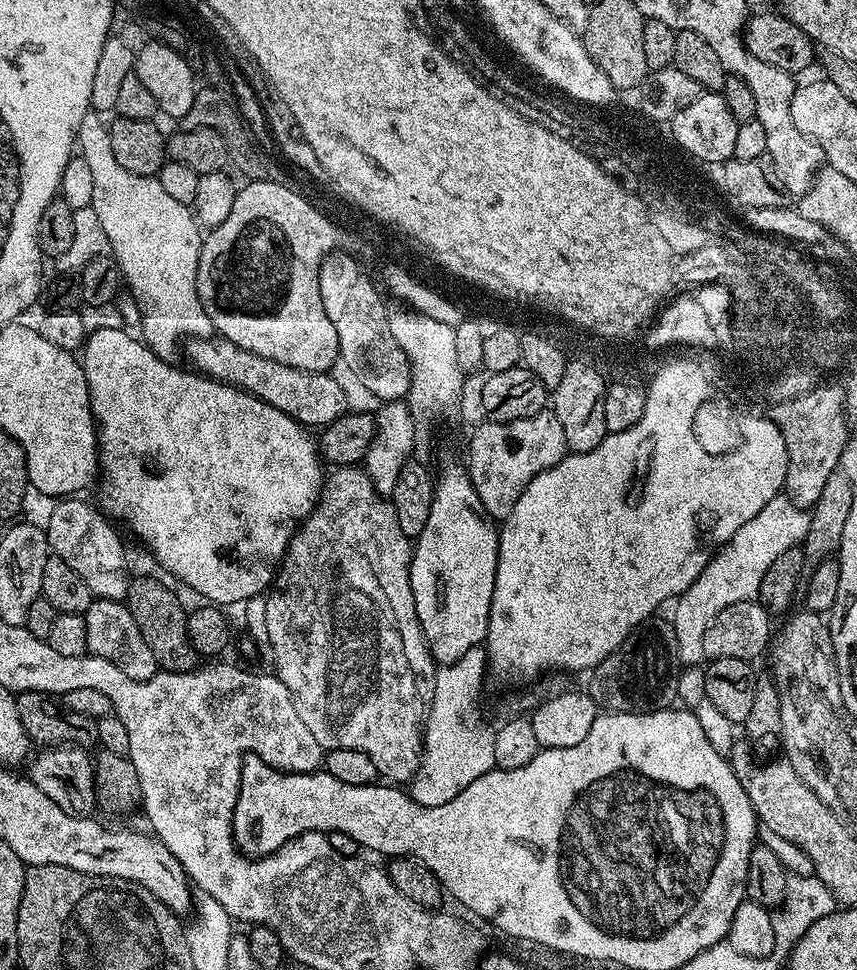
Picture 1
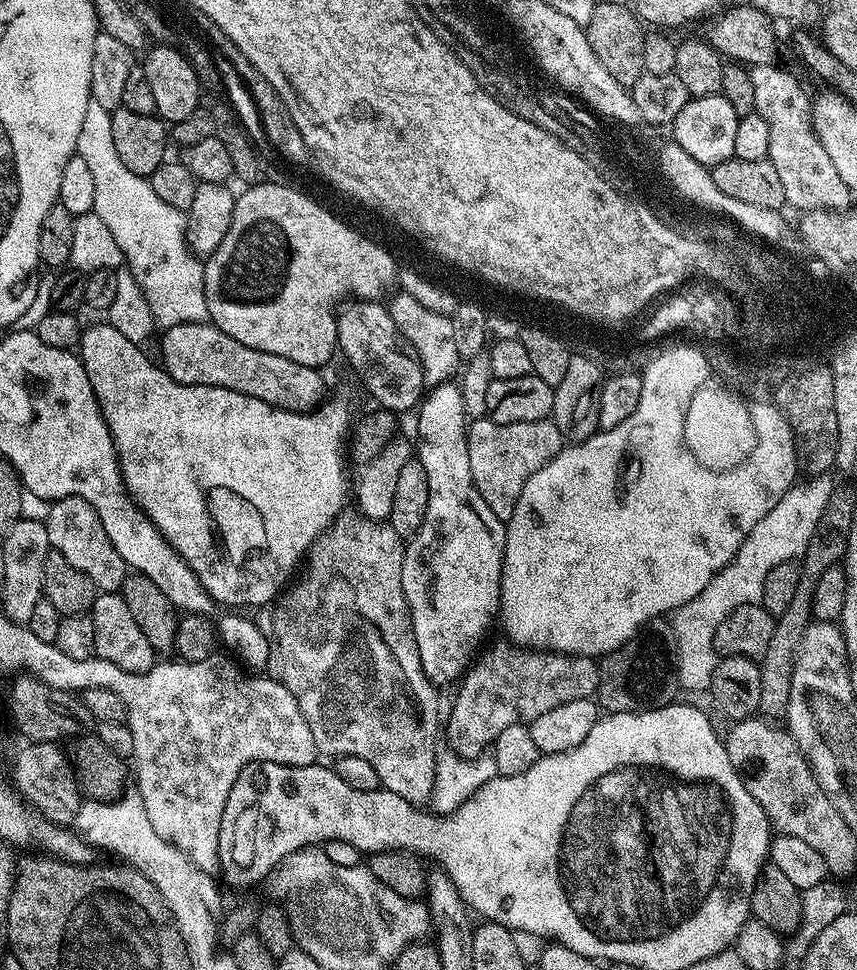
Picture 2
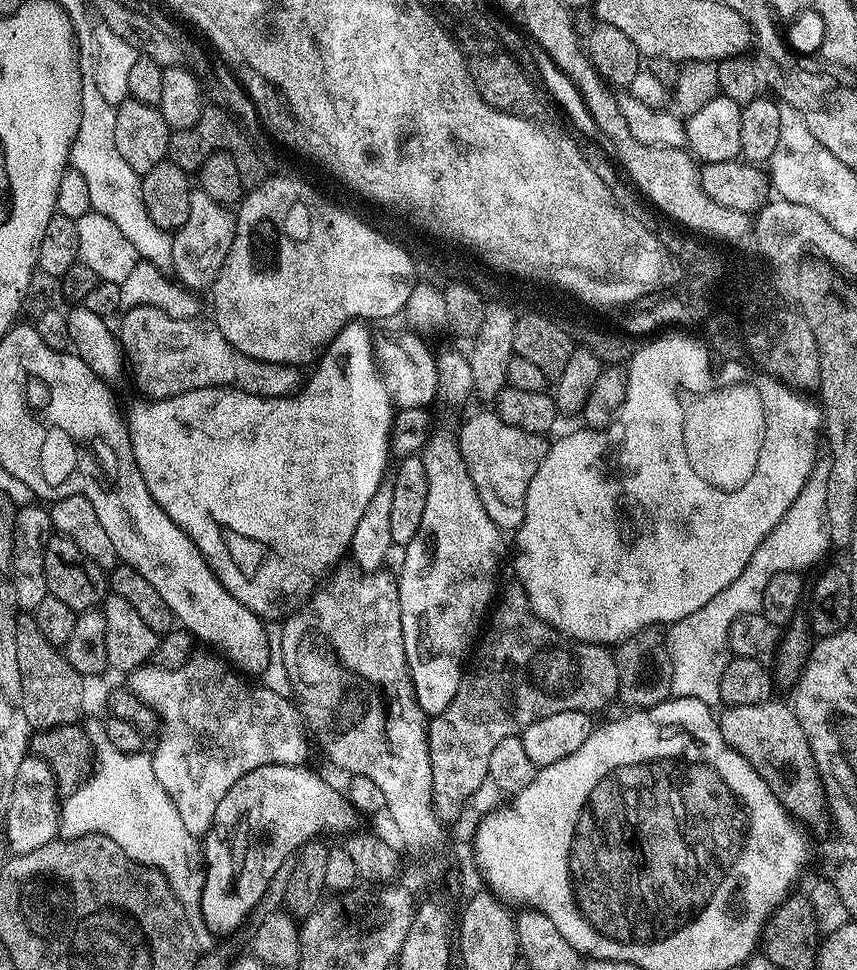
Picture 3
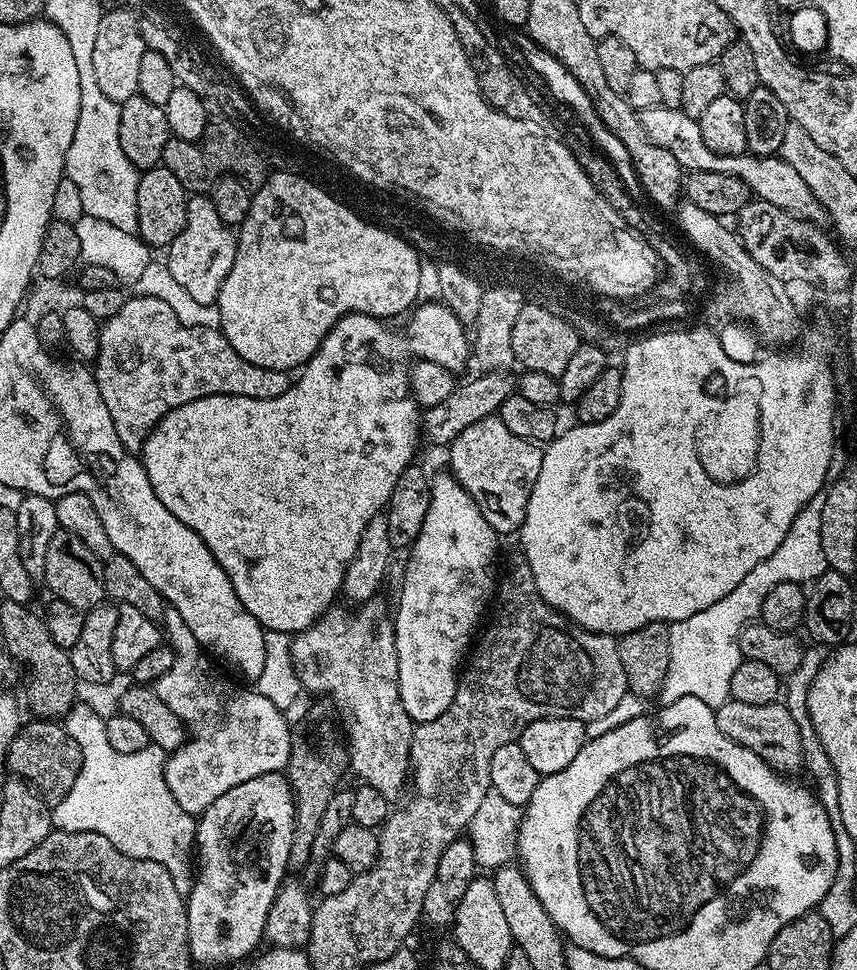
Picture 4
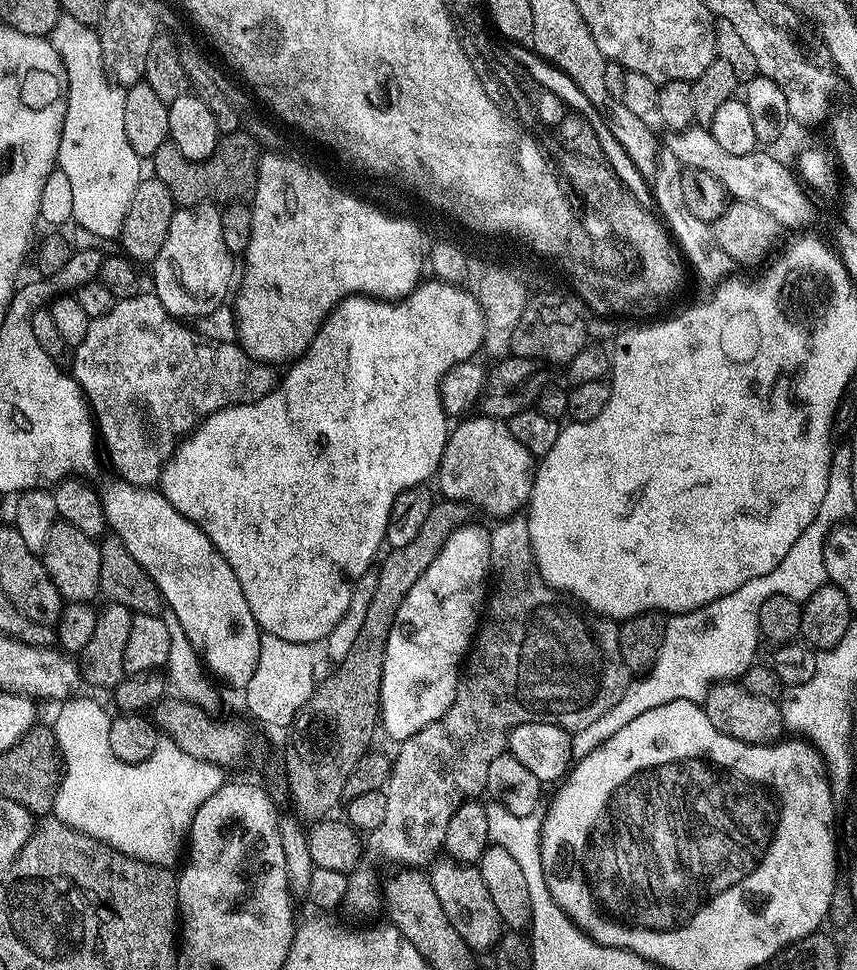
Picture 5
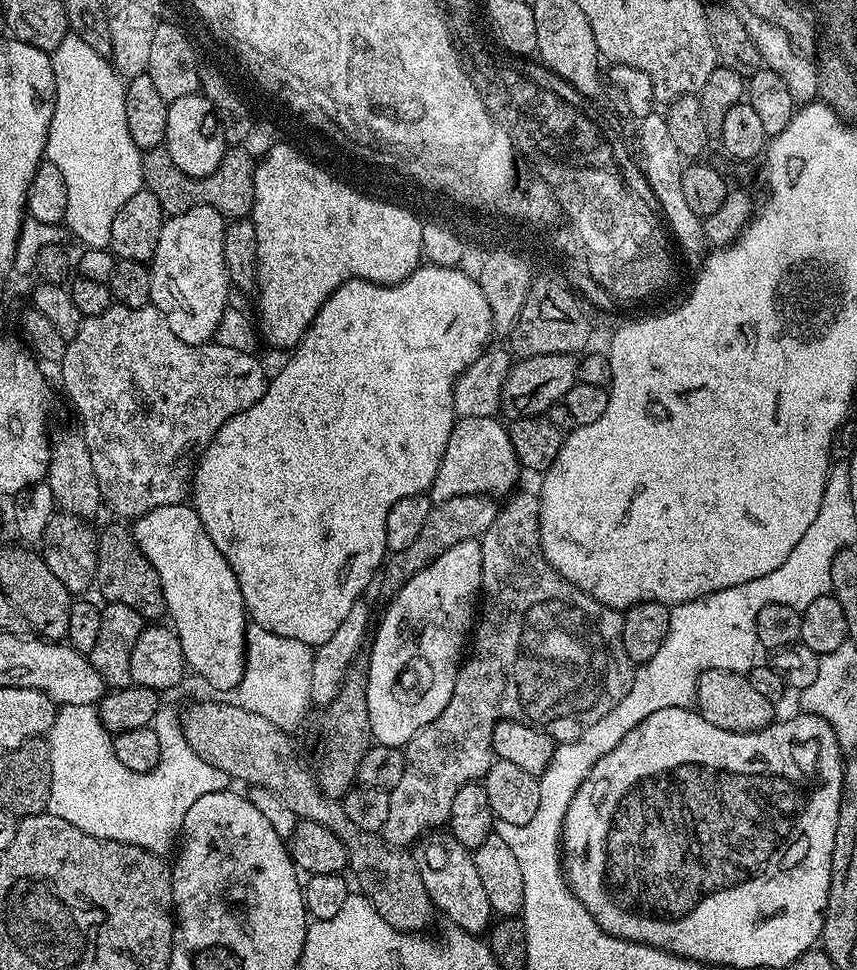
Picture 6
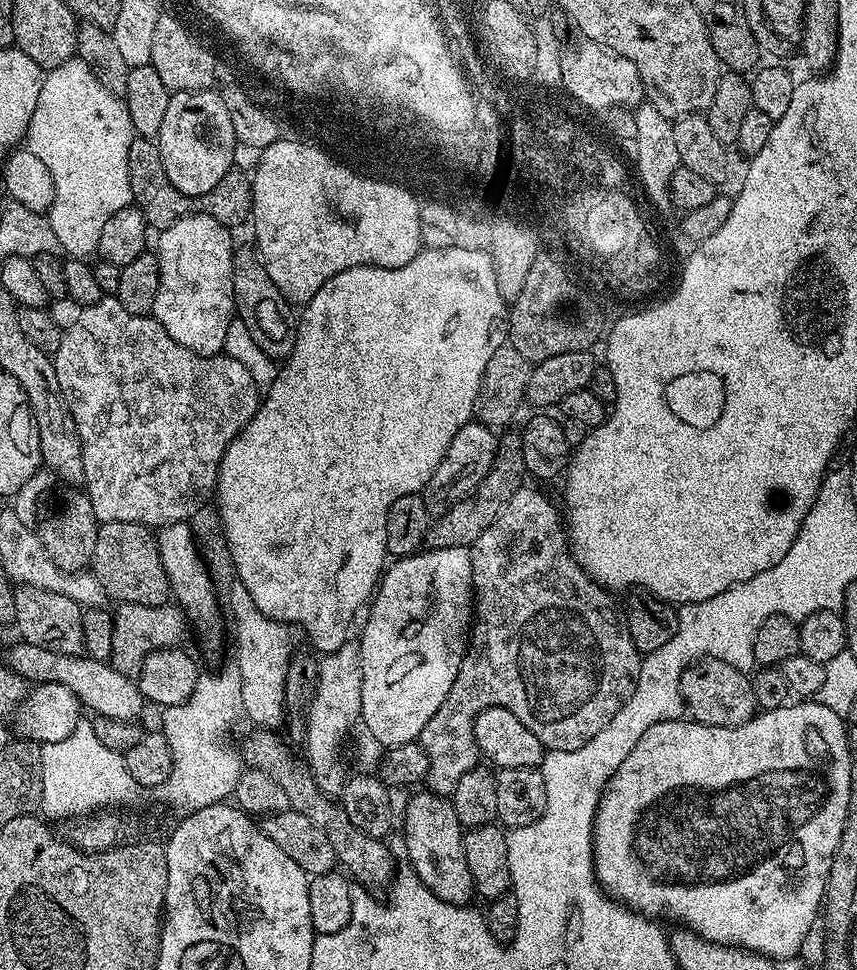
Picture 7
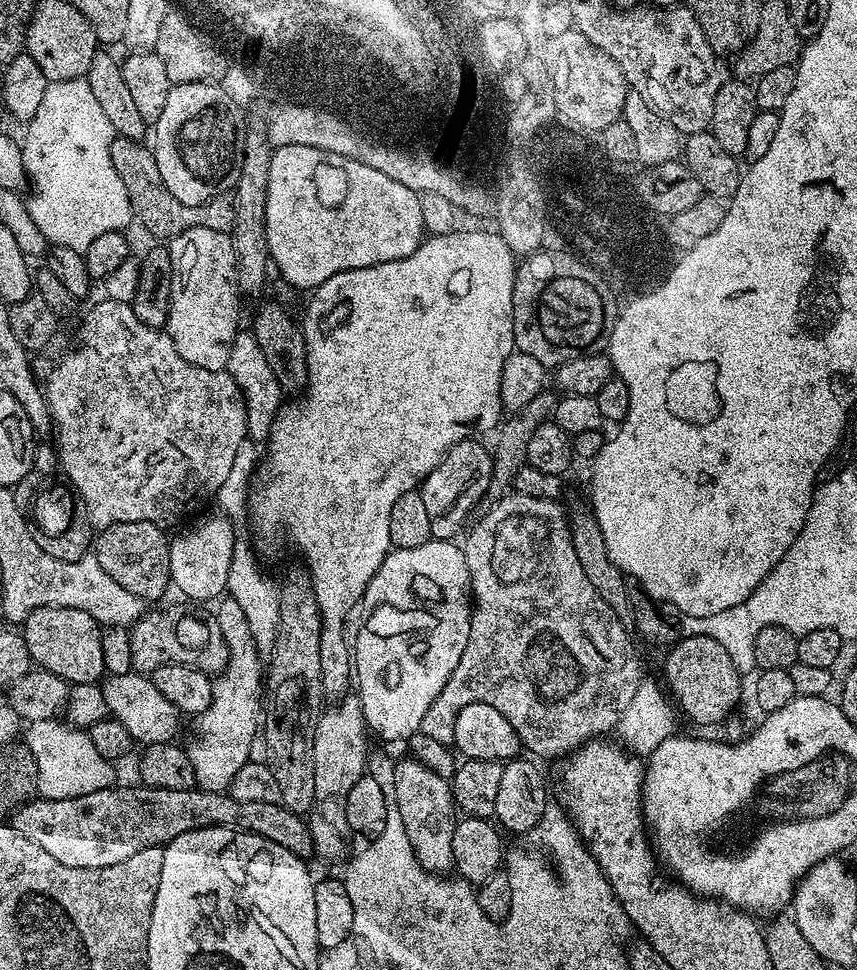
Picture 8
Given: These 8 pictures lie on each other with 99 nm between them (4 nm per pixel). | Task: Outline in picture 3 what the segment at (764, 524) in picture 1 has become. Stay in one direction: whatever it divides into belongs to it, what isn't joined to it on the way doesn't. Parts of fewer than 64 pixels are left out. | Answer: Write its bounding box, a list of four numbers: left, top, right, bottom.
[667,466,830,706]

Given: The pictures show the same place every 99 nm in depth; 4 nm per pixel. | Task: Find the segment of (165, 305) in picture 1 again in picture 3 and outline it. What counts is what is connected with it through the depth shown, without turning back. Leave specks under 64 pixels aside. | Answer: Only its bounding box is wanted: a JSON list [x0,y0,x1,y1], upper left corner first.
[70,25,172,270]

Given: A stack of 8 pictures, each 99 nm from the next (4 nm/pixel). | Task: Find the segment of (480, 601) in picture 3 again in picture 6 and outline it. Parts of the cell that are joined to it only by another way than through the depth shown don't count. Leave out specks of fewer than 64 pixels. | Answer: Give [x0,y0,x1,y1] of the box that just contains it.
[366,540,482,749]

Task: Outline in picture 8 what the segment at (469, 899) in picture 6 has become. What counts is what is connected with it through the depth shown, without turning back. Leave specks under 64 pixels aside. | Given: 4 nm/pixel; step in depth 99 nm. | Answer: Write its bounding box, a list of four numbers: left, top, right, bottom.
[394,758,458,873]

